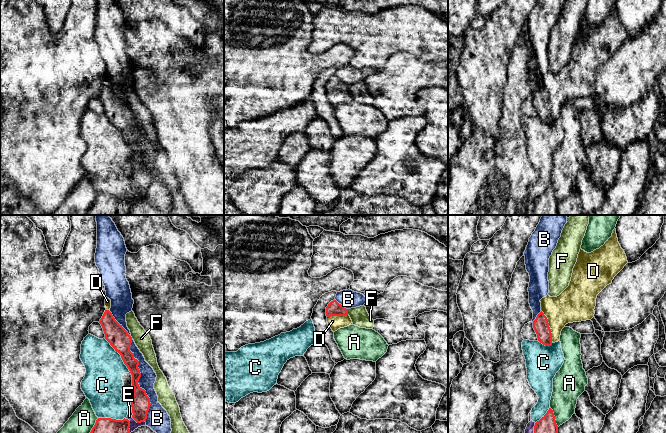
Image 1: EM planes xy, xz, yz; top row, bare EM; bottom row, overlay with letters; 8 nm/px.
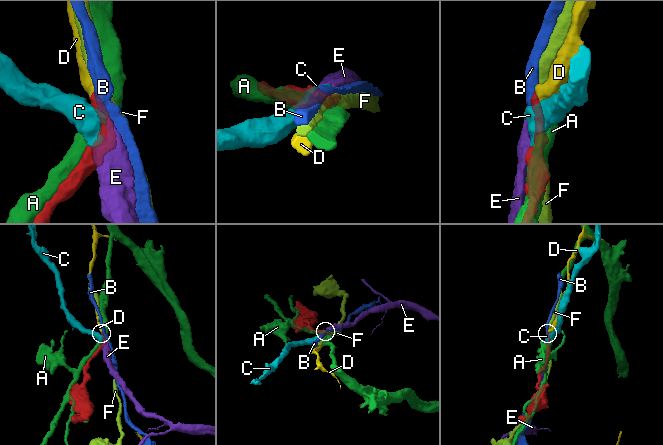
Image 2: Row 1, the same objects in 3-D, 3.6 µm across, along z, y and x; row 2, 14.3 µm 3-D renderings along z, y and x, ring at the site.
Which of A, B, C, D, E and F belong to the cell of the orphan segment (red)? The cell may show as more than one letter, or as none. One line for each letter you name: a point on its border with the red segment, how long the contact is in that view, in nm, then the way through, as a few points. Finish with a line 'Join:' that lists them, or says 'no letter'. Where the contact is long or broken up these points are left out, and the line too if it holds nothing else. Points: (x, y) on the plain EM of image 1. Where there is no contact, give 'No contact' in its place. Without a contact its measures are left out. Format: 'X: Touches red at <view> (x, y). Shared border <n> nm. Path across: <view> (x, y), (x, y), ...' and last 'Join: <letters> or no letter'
D: Touches red at yz (548, 102). Shared border 280 nm. Path across: yz (541, 102), (548, 102), (571, 81)
Join: D

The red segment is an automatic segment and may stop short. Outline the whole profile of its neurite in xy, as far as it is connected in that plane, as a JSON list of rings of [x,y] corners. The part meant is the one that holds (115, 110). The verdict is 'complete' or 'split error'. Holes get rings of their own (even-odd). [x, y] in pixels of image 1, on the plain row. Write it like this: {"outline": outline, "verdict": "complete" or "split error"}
{"outline": [[[109,74],[105,75],[105,82],[106,86],[99,97],[103,104],[105,115],[115,125],[115,127],[121,131],[124,140],[132,151],[132,162],[134,164],[134,171],[130,175],[133,189],[132,194],[137,199],[146,198],[151,179],[146,167],[138,160],[141,149],[138,144],[139,137],[134,134],[134,129],[130,127],[132,113],[122,103],[122,101],[115,96],[110,88],[111,76]]], "verdict": "split error"}

